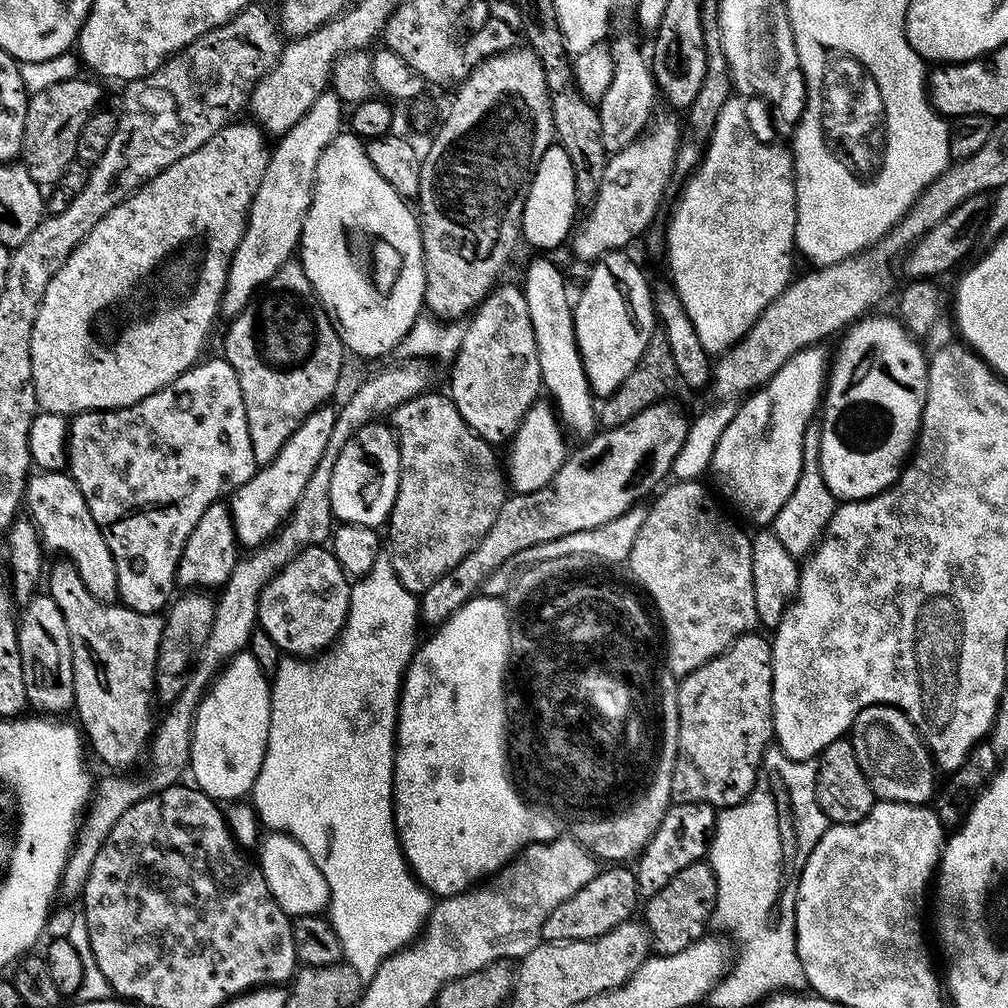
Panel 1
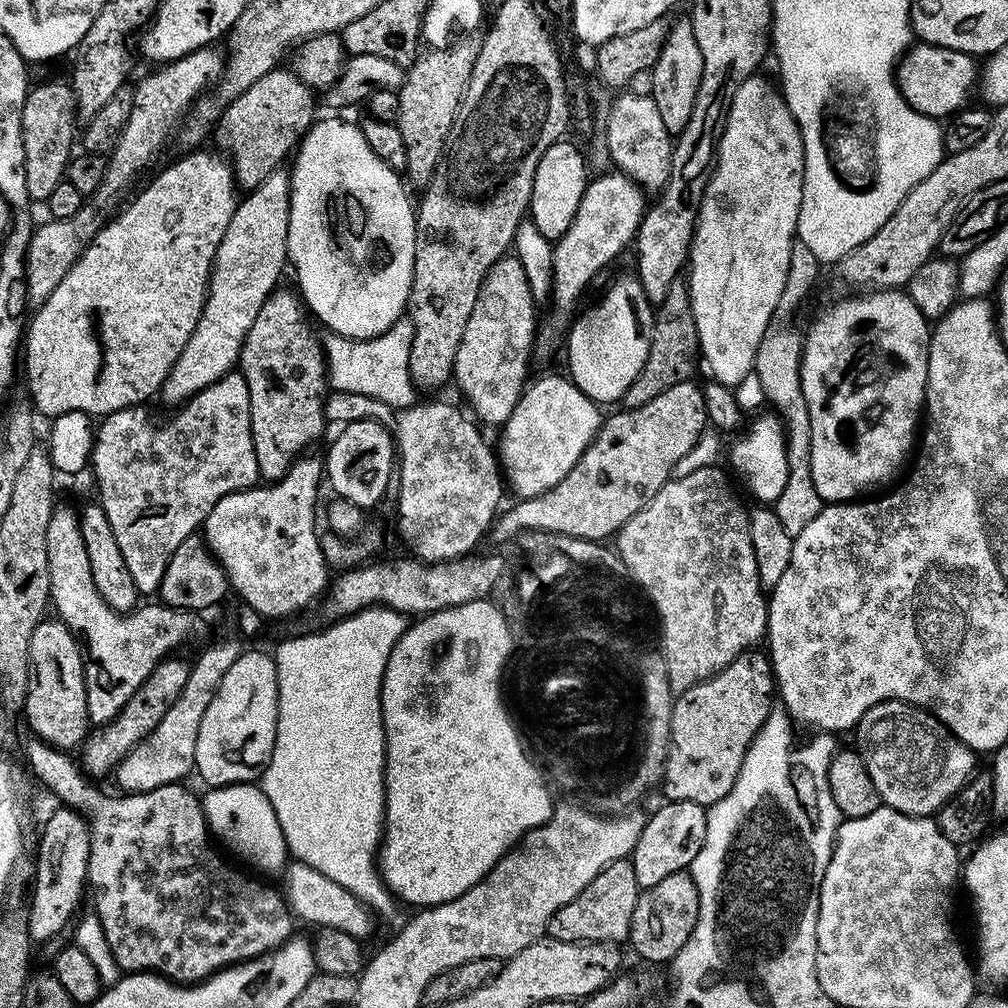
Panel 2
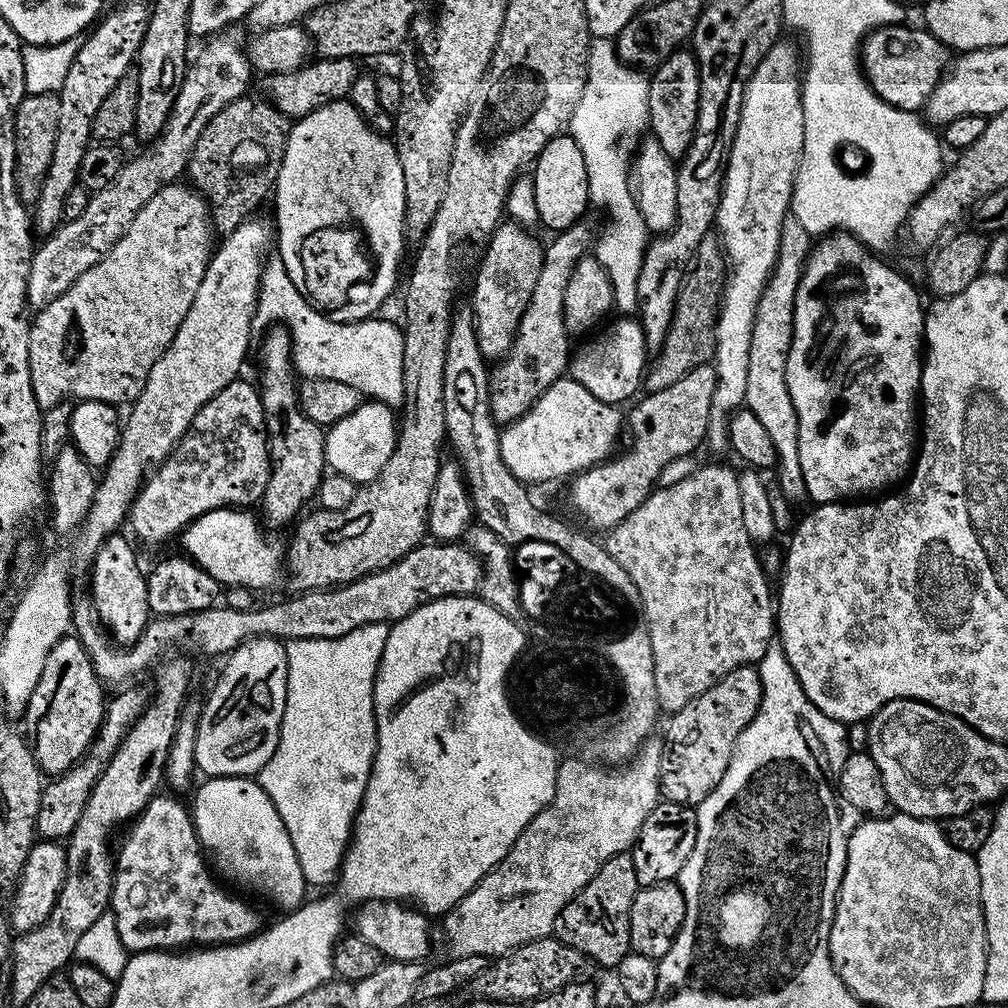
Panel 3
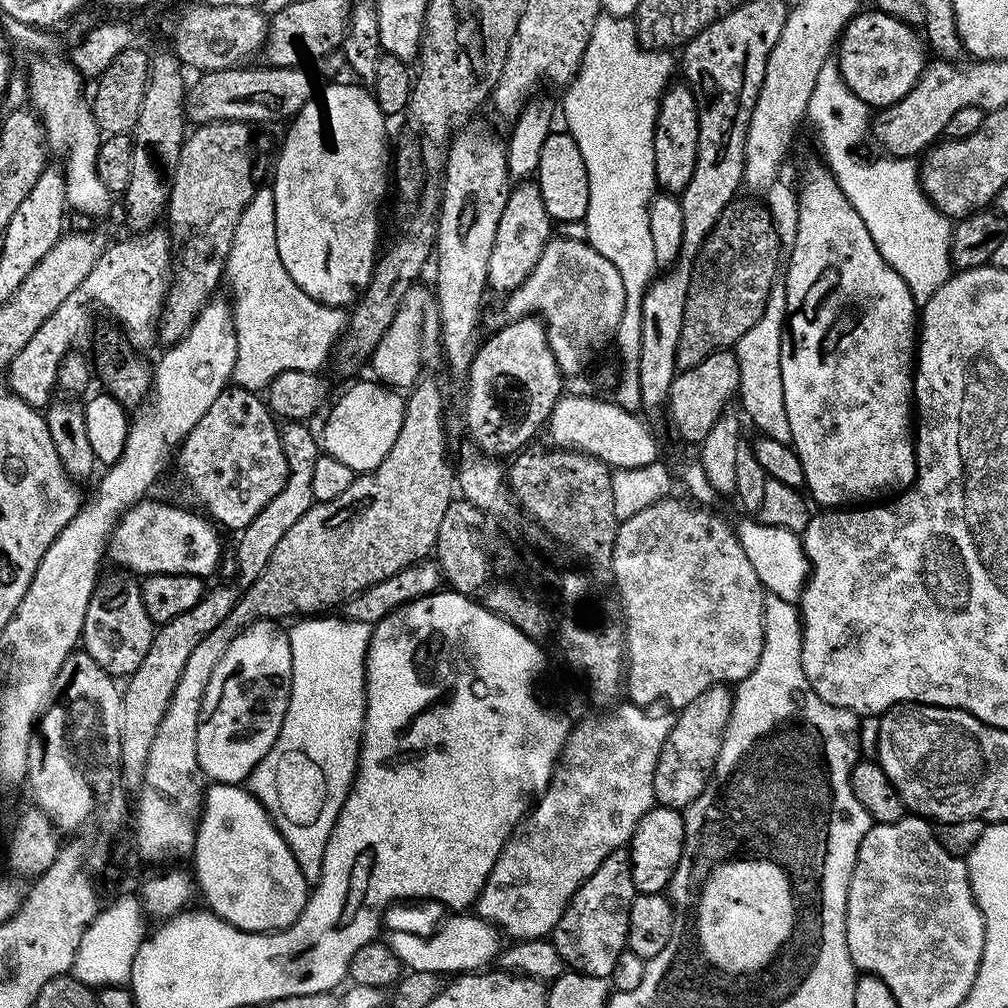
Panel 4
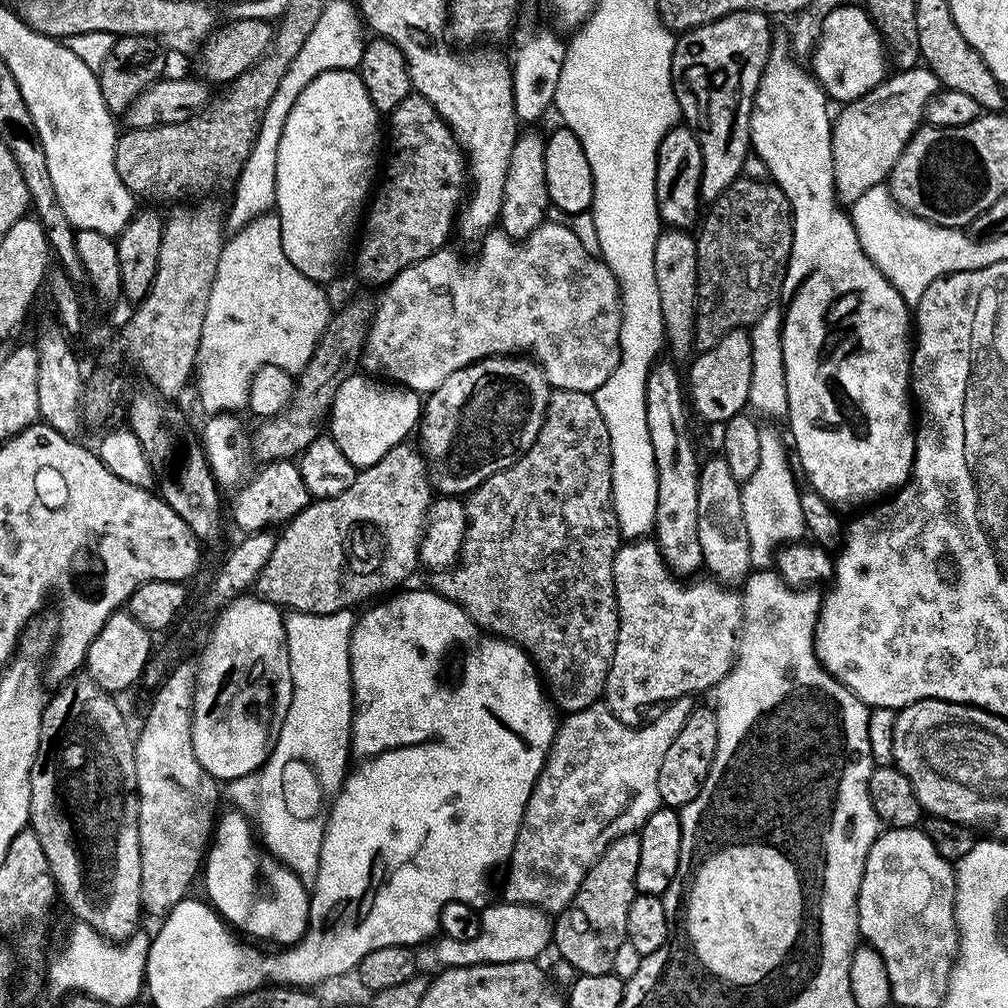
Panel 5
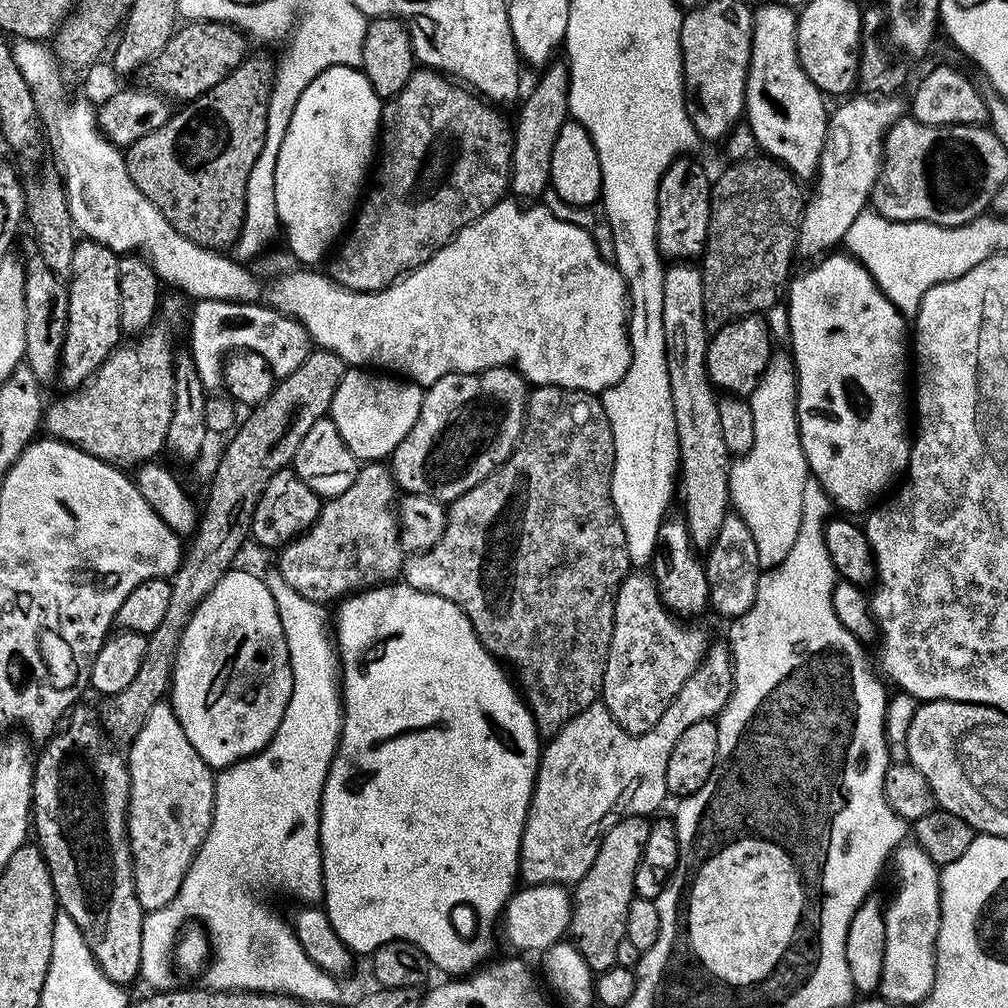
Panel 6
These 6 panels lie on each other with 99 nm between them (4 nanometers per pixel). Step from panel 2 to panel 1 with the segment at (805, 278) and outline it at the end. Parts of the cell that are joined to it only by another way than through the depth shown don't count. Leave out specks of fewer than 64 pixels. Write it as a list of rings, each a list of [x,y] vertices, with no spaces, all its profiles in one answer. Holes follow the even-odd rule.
[[[813,422],[806,426],[802,442],[802,474],[798,474],[798,486],[794,486],[794,494],[786,498],[786,506],[778,510],[772,519],[770,528],[791,556],[807,557],[820,542],[820,537],[828,528],[830,518],[836,513],[838,501],[826,486],[826,478],[822,478],[822,462],[820,461],[820,443],[822,430],[819,423]]]

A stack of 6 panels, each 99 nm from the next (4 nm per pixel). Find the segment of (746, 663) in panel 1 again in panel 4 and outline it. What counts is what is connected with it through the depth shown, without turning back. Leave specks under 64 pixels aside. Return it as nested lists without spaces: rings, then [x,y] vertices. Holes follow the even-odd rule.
[[[711,684],[694,702],[679,709],[670,738],[658,754],[654,770],[655,803],[661,808],[687,809],[706,790],[716,769],[718,754],[724,745],[724,731],[732,717],[733,689],[727,684]]]

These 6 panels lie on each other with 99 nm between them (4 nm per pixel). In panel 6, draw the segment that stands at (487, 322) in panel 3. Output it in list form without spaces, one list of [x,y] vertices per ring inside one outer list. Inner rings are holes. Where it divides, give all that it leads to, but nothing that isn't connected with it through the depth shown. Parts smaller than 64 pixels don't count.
[[[552,62],[543,69],[544,72],[540,76],[540,81],[532,88],[532,93],[528,97],[523,97],[524,105],[520,108],[520,113],[516,116],[516,124],[514,120],[514,135],[512,138],[512,169],[508,172],[508,182],[510,192],[513,197],[525,198],[524,196],[536,196],[532,198],[540,198],[540,195],[550,188],[550,158],[554,154],[554,141],[558,139],[558,130],[562,130],[562,126],[570,118],[568,111],[568,65],[567,63]]]

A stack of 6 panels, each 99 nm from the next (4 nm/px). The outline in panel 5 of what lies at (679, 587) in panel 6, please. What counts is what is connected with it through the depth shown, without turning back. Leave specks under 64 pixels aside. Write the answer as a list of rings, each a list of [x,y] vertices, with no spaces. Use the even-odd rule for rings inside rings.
[[[657,359],[646,378],[646,426],[650,446],[654,446],[658,474],[658,506],[654,510],[652,532],[669,570],[677,577],[692,578],[704,568],[702,542],[698,542],[698,486],[702,466],[688,433],[690,408],[686,403],[686,386],[681,370],[675,367],[679,368],[671,359]]]

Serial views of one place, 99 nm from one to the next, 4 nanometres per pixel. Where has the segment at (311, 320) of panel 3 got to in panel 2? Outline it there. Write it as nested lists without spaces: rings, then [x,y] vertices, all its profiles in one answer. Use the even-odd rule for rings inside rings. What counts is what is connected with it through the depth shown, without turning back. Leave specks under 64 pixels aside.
[[[402,318],[390,330],[369,340],[353,340],[350,336],[328,334],[323,337],[324,358],[329,385],[335,391],[366,394],[378,402],[386,402],[397,410],[417,403],[418,389],[410,374],[410,346],[414,342],[411,319]]]

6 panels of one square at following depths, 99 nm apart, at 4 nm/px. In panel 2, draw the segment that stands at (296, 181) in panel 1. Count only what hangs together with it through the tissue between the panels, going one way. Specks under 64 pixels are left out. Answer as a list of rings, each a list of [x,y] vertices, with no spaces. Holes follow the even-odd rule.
[[[277,170],[266,178],[258,187],[251,189],[248,196],[237,203],[234,214],[230,218],[230,226],[226,226],[226,234],[222,234],[222,242],[216,251],[212,263],[212,277],[208,280],[208,297],[204,303],[202,314],[198,318],[198,326],[194,326],[194,334],[190,334],[190,342],[178,354],[178,362],[164,379],[162,396],[175,402],[189,400],[196,392],[206,386],[225,379],[228,373],[237,367],[240,351],[244,345],[250,326],[254,326],[254,318],[258,318],[258,310],[262,310],[262,302],[277,287],[280,271],[288,260],[288,223],[290,222],[290,190],[292,181],[289,173]]]

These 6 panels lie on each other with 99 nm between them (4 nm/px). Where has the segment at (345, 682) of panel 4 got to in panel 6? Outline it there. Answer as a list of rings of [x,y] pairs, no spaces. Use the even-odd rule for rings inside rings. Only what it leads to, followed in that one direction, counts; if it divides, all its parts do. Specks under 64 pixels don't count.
[[[272,566],[272,569],[268,573],[263,573],[262,579],[264,585],[270,590],[270,594],[274,598],[274,606],[278,606],[278,618],[282,622],[282,630],[286,638],[288,657],[290,658],[290,670],[292,671],[290,702],[286,706],[286,714],[282,714],[282,722],[278,722],[278,730],[274,733],[268,745],[261,752],[256,753],[255,756],[250,756],[247,760],[240,760],[237,764],[232,764],[216,776],[216,797],[214,798],[212,825],[206,834],[206,838],[202,842],[202,846],[196,851],[196,856],[190,862],[190,870],[186,870],[186,878],[182,878],[182,886],[178,890],[178,894],[174,894],[174,898],[169,904],[162,906],[162,910],[154,910],[153,912],[147,913],[144,917],[144,966],[142,972],[145,977],[148,975],[148,980],[153,984],[151,986],[153,989],[167,989],[173,983],[171,980],[174,968],[170,963],[170,957],[173,955],[176,941],[185,925],[189,922],[195,922],[197,925],[203,927],[210,945],[210,959],[206,964],[206,973],[208,972],[208,981],[206,981],[206,984],[209,989],[217,992],[277,992],[278,994],[292,996],[295,1000],[301,1002],[330,1002],[335,1005],[339,1001],[338,998],[340,996],[340,988],[336,985],[337,977],[333,973],[323,972],[310,959],[302,946],[302,942],[296,937],[295,927],[289,921],[287,924],[264,901],[264,891],[267,890],[269,884],[272,888],[281,888],[282,891],[289,892],[290,895],[304,900],[300,902],[316,902],[324,895],[324,871],[322,870],[322,858],[320,857],[320,795],[324,789],[326,774],[332,765],[336,747],[340,744],[340,731],[342,730],[342,722],[344,721],[342,688],[338,683],[338,649],[333,637],[330,635],[330,618],[329,615],[328,618],[326,616],[325,611],[327,609],[325,605],[316,604],[313,600],[302,598],[302,594],[298,594],[298,590],[286,586],[279,567]]]

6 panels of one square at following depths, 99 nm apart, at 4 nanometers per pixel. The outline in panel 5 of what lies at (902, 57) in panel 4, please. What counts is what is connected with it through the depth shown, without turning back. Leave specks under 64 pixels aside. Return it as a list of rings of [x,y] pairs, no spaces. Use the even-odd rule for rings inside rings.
[[[844,2],[840,7],[829,8],[823,13],[820,37],[810,53],[811,75],[819,82],[829,101],[836,103],[837,100],[840,106],[867,96],[890,72],[890,61],[884,51],[880,31],[872,25],[867,11],[859,3],[856,4]]]

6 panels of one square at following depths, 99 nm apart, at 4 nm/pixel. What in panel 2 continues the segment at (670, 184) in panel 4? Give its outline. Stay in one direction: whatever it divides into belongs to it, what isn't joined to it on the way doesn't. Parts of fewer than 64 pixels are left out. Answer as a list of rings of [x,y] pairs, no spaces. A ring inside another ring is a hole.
[[[691,19],[671,21],[662,54],[658,54],[650,79],[650,95],[654,98],[654,106],[658,106],[658,115],[662,117],[666,130],[673,134],[686,130],[686,122],[690,122],[690,114],[694,114],[694,98],[698,98],[698,86],[702,82],[702,50],[698,50],[698,38],[694,38]]]

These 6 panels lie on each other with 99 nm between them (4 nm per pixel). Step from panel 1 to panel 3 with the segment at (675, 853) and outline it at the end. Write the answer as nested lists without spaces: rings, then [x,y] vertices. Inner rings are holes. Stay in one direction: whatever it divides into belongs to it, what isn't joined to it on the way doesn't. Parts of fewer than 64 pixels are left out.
[[[657,802],[654,810],[646,814],[646,822],[642,822],[638,838],[630,849],[634,858],[634,871],[638,873],[641,886],[676,880],[682,866],[686,866],[686,858],[690,858],[690,850],[694,850],[697,834],[695,807]]]

